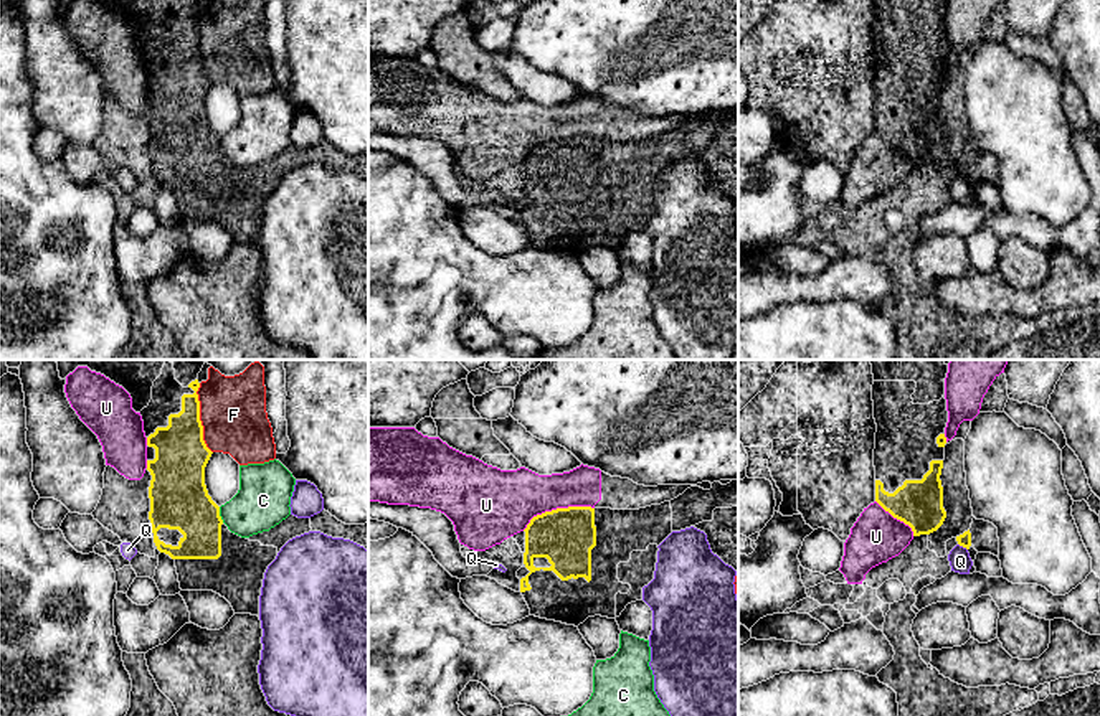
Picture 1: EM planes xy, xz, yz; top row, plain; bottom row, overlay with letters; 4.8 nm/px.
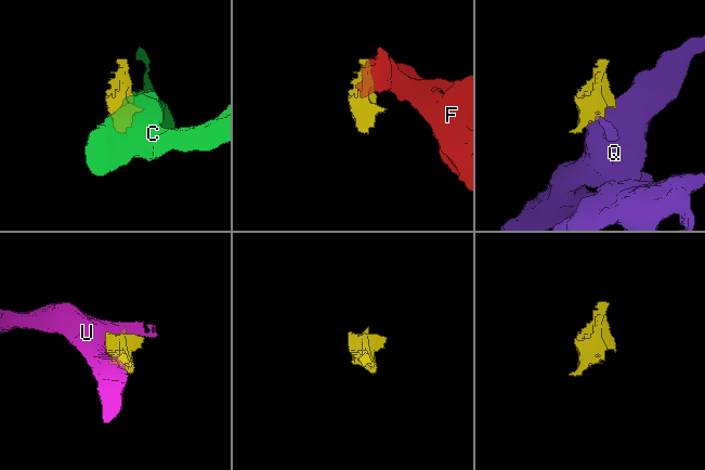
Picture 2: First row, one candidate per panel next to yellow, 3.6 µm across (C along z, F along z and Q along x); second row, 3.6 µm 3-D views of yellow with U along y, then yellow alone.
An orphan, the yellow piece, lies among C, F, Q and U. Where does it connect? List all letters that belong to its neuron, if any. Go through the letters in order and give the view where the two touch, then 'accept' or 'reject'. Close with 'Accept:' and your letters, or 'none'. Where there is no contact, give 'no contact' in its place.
C: xy | reject
F: xy | reject
Q: yz | reject
U: xz | reject
Accept: none

